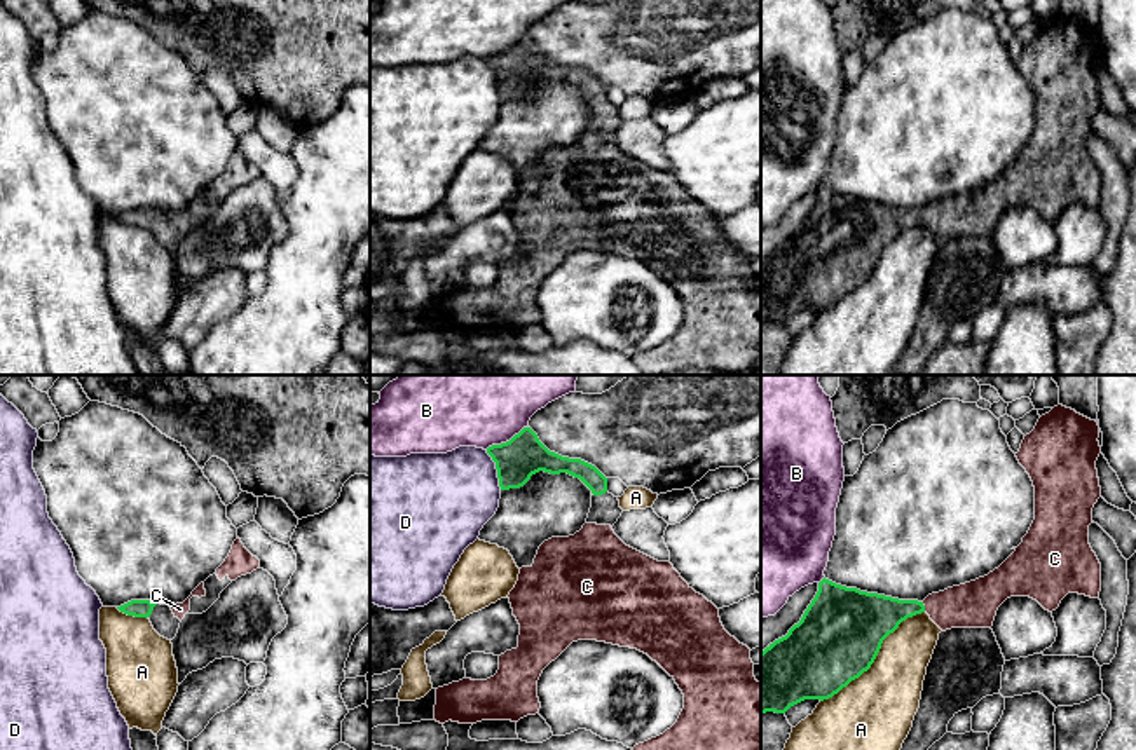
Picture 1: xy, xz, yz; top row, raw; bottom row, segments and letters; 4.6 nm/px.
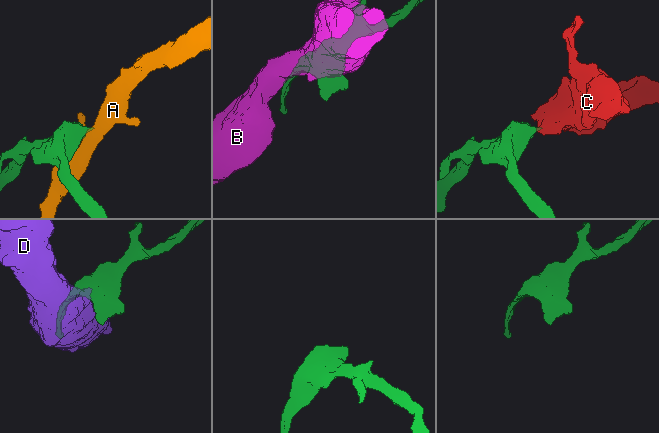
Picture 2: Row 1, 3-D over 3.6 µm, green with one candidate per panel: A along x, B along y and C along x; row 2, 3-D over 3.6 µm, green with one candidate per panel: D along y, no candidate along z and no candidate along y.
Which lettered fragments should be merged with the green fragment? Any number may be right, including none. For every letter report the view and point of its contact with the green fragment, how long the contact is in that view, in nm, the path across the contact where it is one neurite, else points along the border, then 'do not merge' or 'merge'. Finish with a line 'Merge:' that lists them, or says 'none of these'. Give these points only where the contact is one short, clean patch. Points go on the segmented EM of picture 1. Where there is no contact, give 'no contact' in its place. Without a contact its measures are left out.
A: yz (875, 658) | 650 nm | do not merge
B: xz (506, 442) | 220 nm | do not merge
C: yz (923, 607) | 50 nm | across yz (871, 618), (892, 611), (923, 607), (974, 604) | merge
D: xz (496, 468) | 200 nm | do not merge
Merge: C

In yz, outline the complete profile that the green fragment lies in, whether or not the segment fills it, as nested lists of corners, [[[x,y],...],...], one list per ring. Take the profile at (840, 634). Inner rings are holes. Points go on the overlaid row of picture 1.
[[[1063,405],[1042,415],[1024,436],[1016,457],[1035,487],[1035,520],[1016,551],[988,576],[932,593],[923,602],[867,593],[824,577],[801,621],[761,652],[761,713],[785,713],[804,699],[832,698],[867,672],[883,640],[916,614],[927,612],[942,631],[991,628],[998,607],[1010,597],[1030,597],[1049,612],[1056,610],[1068,593],[1098,598],[1101,563],[1089,544],[1092,508],[1101,497],[1098,438],[1096,420]]]

